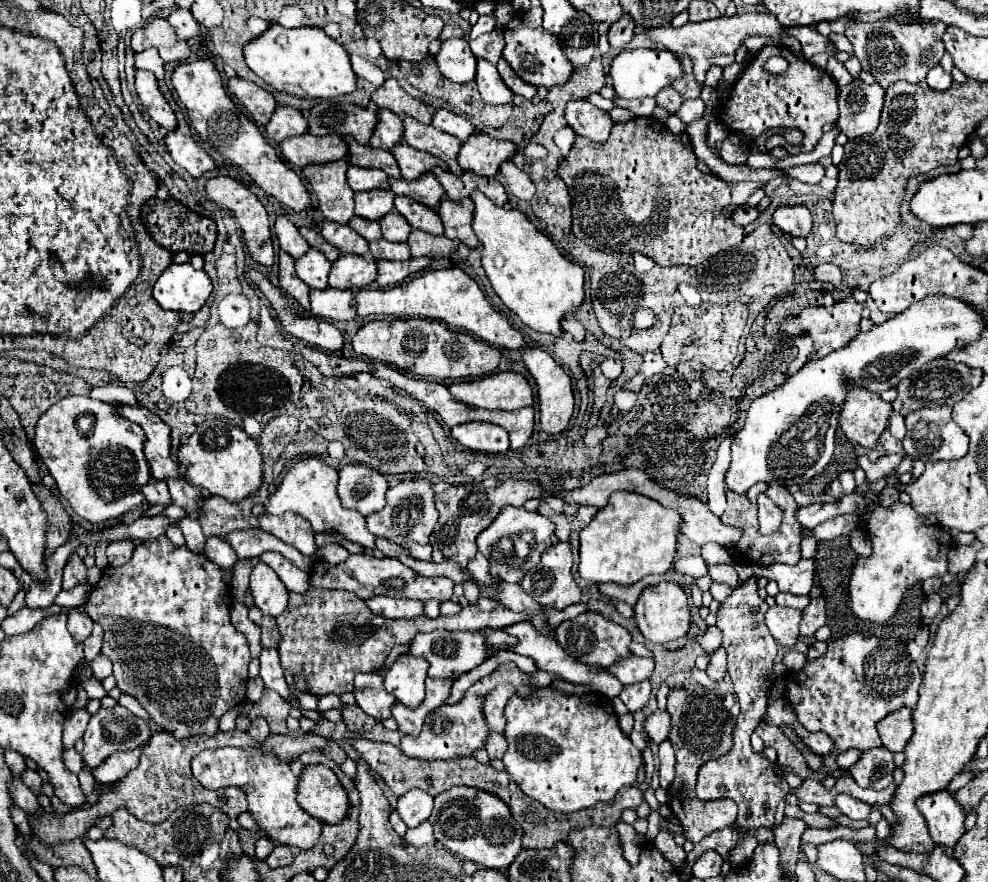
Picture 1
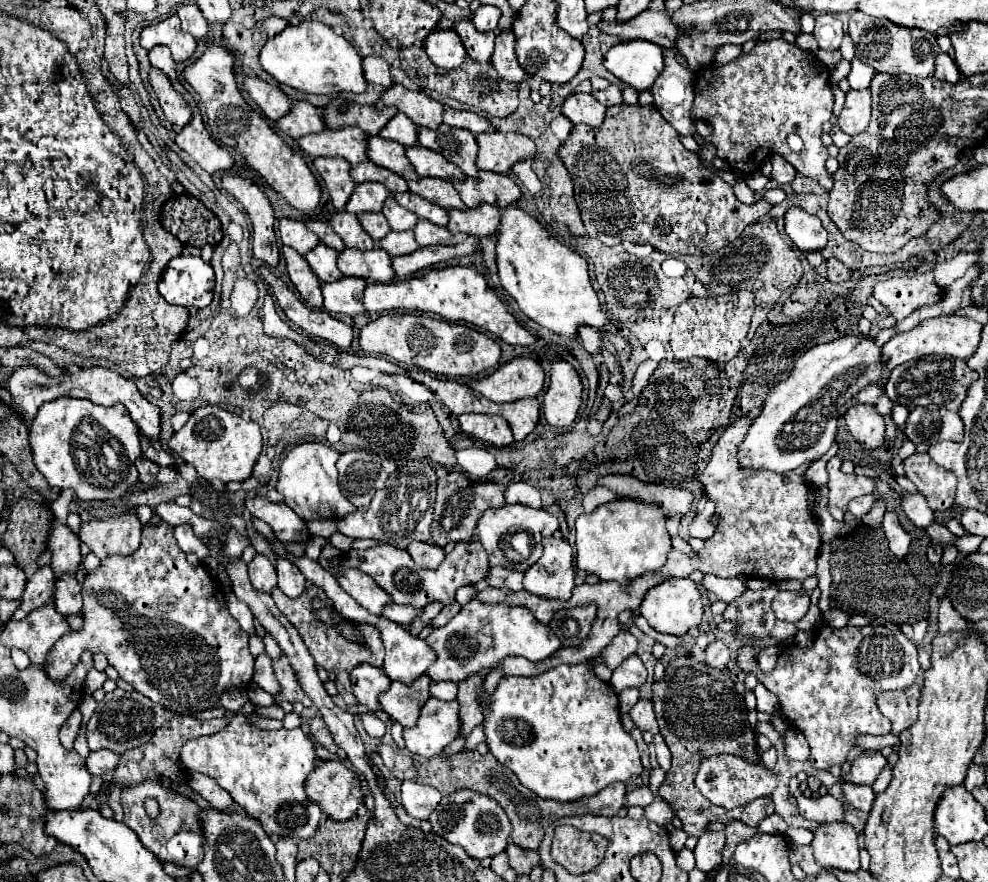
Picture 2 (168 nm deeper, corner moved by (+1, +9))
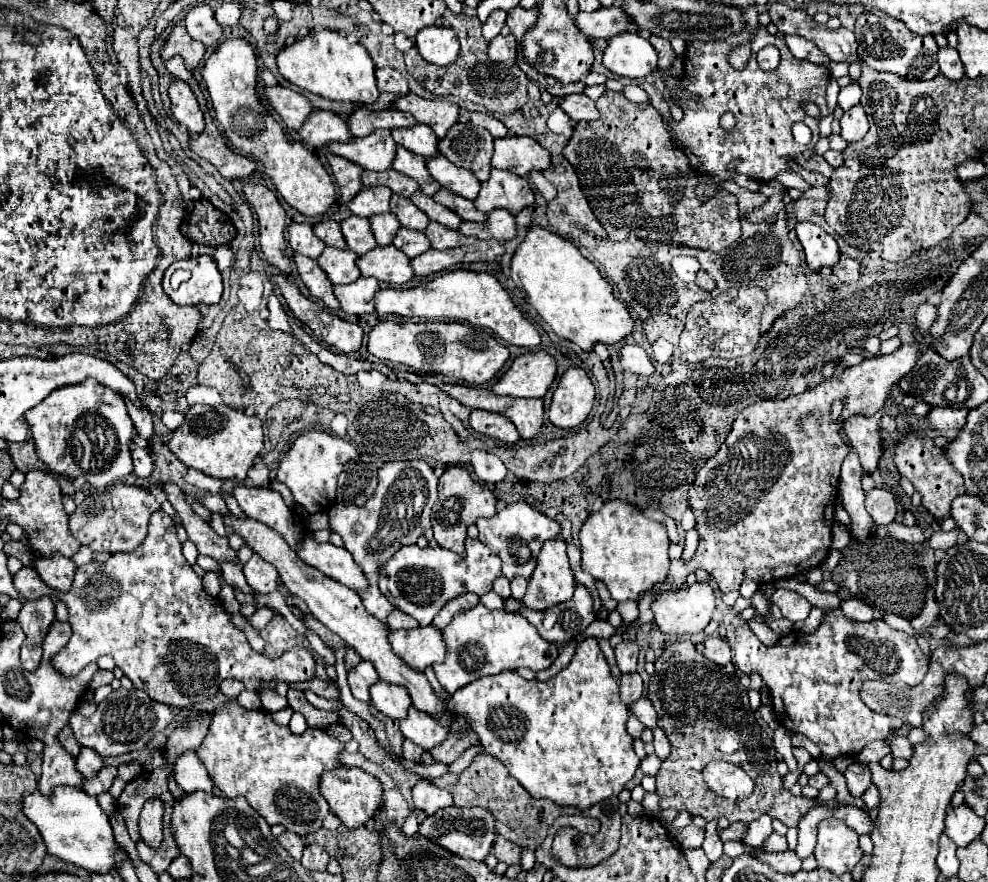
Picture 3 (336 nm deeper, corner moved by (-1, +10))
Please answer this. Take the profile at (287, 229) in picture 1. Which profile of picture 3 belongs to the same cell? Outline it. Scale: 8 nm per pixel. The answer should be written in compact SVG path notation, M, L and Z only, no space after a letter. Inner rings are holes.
M291 224L289 226L289 242L295 252L309 256L309 258L319 258L325 248L325 244L313 234L309 224Z

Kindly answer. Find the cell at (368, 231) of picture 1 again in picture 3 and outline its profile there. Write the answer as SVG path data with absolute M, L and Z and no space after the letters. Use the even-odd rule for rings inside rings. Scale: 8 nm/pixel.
M387 212L387 214L379 214L371 218L371 226L373 226L373 234L377 238L379 246L389 246L397 234L397 230L401 228L399 220L395 214Z

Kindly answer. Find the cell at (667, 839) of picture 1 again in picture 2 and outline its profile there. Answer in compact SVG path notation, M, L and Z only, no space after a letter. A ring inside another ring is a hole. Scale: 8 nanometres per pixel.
M655 799L651 805L645 807L645 817L653 823L657 823L661 829L671 831L673 829L673 811L663 799Z

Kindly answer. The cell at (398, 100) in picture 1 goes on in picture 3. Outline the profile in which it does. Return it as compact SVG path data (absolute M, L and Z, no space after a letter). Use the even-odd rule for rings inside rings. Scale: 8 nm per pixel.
M407 94L395 100L395 108L409 112L417 122L427 124L437 138L443 138L447 130L459 120L459 106L449 100L425 100L415 94Z

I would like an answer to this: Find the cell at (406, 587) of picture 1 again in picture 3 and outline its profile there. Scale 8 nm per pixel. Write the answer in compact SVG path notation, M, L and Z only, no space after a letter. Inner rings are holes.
M467 538L467 558L461 558L441 546L419 548L417 544L409 544L399 548L399 552L383 566L379 574L379 590L389 598L389 602L413 616L419 626L429 626L437 612L453 598L473 592L483 596L493 588L493 580L501 576L501 560L495 552L491 552L477 538Z

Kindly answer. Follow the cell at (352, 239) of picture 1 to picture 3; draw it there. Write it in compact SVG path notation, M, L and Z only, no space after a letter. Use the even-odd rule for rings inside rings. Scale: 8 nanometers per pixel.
M349 216L341 222L341 230L343 230L343 236L345 236L345 242L347 242L347 248L357 252L359 256L367 254L369 250L377 248L377 242L375 242L375 236L371 232L371 224L369 224L369 218L363 218L363 216Z

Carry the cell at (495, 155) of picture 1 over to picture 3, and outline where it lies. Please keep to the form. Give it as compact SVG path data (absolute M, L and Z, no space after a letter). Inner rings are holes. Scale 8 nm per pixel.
M507 136L495 140L491 164L499 170L511 170L519 176L529 176L533 170L547 170L551 166L551 154L529 136Z

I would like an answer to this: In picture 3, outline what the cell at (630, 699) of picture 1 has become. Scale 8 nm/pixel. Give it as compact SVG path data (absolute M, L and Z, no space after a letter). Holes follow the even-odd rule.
M621 642L615 646L615 656L617 656L617 666L621 672L635 672L637 670L637 644L631 642Z

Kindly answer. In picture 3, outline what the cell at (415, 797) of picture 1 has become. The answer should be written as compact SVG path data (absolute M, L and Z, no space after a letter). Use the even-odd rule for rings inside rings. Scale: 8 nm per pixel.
M421 780L413 788L413 804L417 810L423 810L427 814L435 814L441 808L453 806L453 796L447 790L437 788L433 782Z

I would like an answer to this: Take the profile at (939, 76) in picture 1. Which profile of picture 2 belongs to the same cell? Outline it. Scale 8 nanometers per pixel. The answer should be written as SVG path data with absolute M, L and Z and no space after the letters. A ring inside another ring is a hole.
M939 53L937 55L933 77L937 77L939 81L949 81L949 83L957 83L959 81L957 65L953 63L953 59L947 53Z

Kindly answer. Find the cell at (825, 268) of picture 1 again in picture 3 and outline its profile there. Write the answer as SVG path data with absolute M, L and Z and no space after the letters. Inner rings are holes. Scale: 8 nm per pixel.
M841 256L839 264L833 268L835 276L841 280L841 282L853 282L853 280L859 280L861 274L859 274L859 262L849 258L849 256Z

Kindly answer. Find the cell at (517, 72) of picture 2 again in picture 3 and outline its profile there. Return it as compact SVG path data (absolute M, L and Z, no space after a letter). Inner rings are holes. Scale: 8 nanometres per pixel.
M497 36L489 42L487 56L493 62L503 62L503 64L517 64L517 54L515 54L515 38L509 36Z

